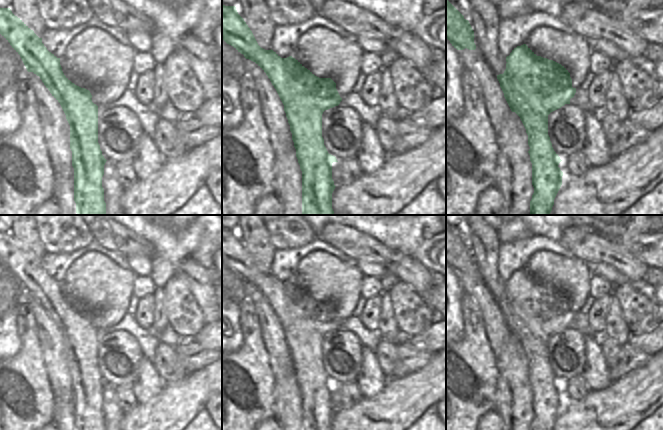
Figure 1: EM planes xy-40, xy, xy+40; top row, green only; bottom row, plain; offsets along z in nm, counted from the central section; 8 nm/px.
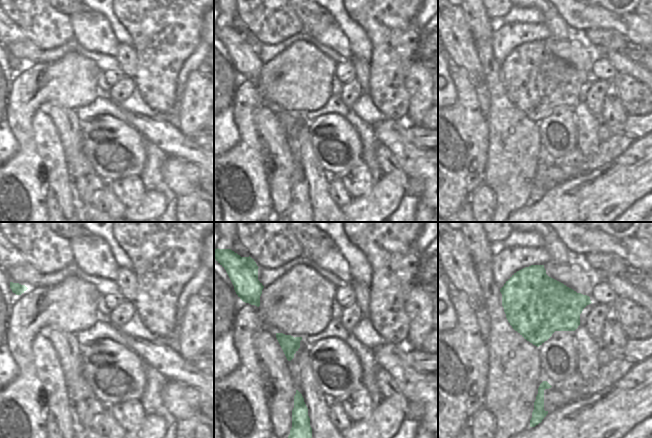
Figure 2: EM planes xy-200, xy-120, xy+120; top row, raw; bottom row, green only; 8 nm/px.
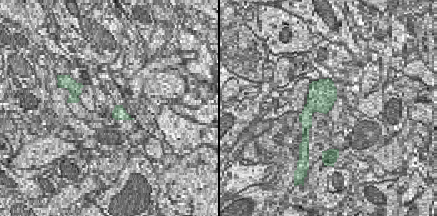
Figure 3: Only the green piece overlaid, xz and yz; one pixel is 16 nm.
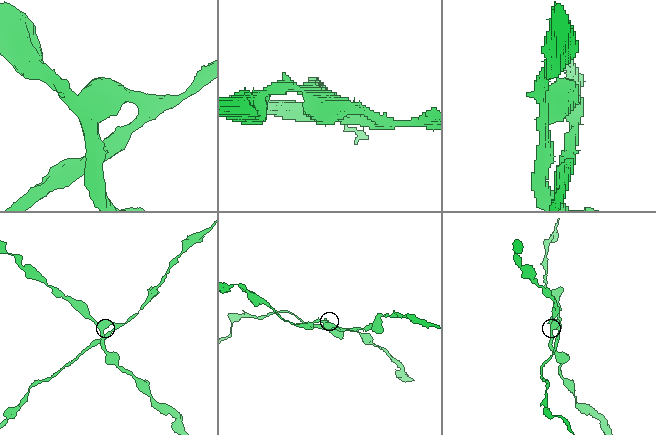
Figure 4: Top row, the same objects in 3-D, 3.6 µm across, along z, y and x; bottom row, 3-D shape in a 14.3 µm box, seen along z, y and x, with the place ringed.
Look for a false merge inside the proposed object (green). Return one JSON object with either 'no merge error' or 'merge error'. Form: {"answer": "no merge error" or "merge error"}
{"answer": "merge error"}

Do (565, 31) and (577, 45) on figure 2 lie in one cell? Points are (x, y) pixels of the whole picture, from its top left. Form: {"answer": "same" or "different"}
{"answer": "different"}

